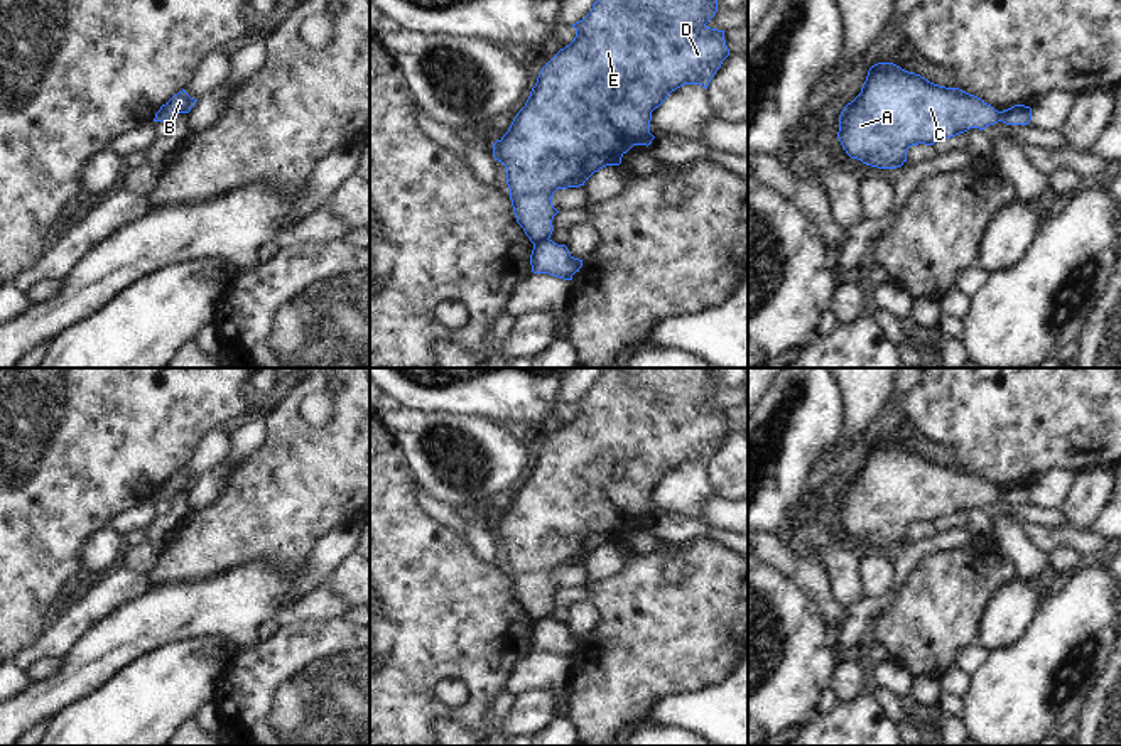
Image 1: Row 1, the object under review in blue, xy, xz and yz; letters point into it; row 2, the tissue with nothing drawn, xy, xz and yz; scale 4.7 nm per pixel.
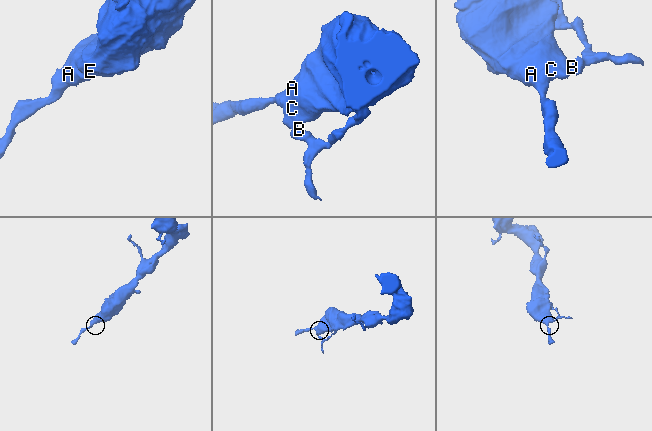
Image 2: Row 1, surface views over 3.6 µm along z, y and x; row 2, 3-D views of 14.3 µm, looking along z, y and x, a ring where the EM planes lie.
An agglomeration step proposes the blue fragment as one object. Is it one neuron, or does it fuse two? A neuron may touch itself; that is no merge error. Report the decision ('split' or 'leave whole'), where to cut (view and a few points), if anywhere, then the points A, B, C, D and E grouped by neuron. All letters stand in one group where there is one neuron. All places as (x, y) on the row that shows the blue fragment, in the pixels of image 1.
split; cut xz (547, 238), (534, 243); groups A C D E / B

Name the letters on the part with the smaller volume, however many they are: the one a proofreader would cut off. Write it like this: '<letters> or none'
B

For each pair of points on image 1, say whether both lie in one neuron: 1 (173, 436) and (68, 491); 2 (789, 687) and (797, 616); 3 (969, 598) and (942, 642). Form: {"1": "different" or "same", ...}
{"1": "same", "2": "same", "3": "same"}

